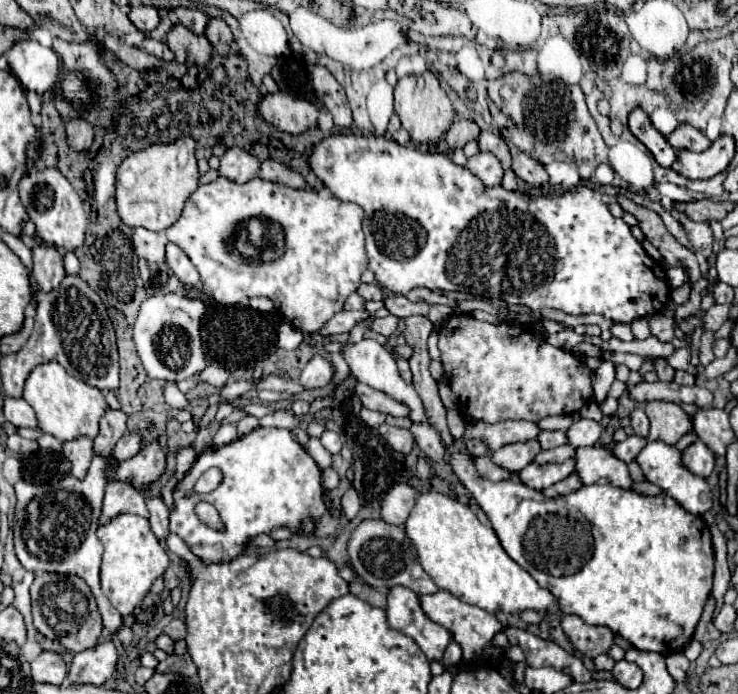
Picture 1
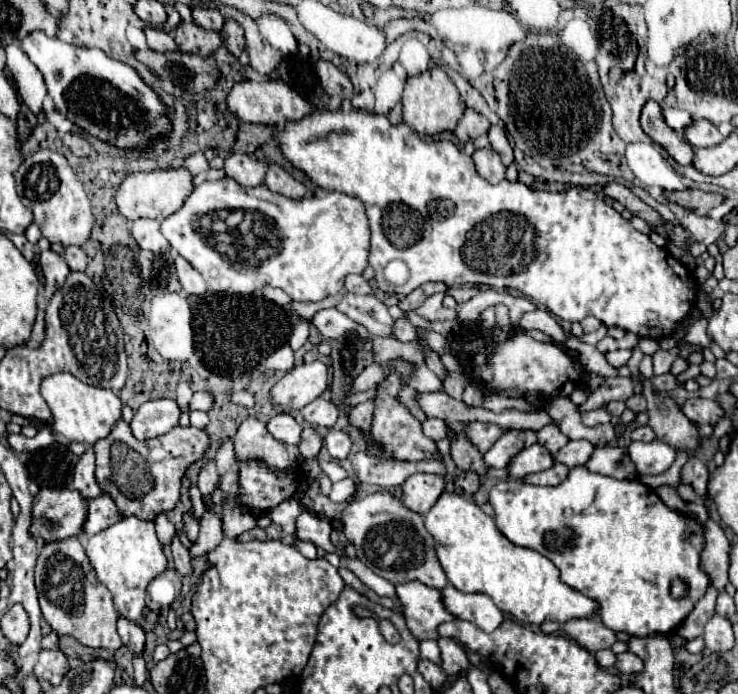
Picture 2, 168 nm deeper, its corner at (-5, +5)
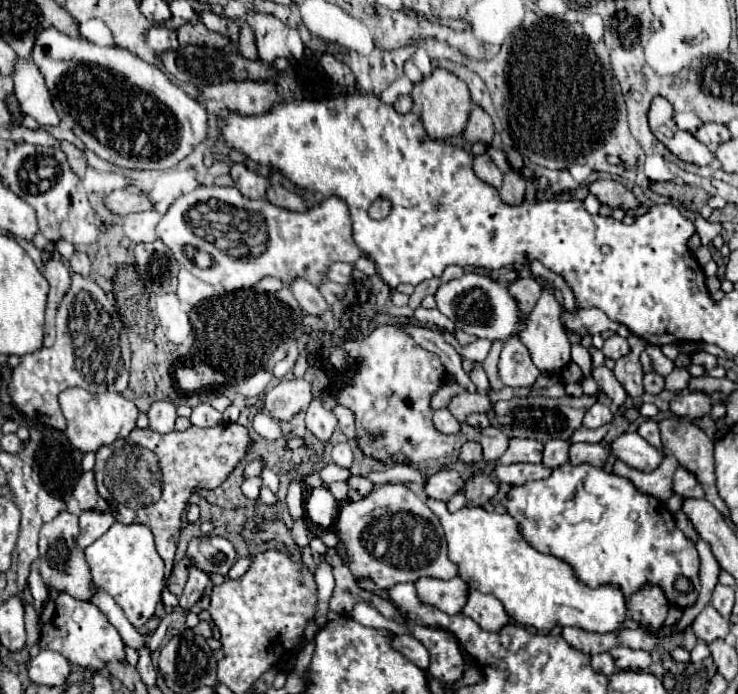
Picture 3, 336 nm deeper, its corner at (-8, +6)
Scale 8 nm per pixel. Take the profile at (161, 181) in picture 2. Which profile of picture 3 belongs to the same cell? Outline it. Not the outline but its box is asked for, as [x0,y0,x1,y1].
[107,189,157,215]

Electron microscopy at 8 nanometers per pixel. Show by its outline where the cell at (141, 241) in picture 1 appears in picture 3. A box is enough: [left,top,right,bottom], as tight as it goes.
[123,211,161,243]

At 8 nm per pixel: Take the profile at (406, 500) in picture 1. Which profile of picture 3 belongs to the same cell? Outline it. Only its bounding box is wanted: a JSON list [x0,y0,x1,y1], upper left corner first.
[425,469,467,501]

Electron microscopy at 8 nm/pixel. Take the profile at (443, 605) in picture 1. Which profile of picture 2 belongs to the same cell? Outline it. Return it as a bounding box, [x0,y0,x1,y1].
[442,584,504,632]

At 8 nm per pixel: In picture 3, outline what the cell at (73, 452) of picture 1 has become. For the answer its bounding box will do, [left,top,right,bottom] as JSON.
[73,471,109,511]

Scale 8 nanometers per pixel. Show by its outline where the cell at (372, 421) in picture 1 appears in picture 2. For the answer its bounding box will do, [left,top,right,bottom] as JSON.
[348,402,372,432]

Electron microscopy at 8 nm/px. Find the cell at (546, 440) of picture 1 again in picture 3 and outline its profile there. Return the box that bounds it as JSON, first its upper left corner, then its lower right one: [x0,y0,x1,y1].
[543,439,569,469]

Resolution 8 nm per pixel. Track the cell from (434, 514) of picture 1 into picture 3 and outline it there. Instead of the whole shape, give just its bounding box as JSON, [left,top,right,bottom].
[427,499,627,633]

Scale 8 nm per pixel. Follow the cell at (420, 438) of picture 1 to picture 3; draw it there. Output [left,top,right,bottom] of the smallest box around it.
[433,409,461,435]

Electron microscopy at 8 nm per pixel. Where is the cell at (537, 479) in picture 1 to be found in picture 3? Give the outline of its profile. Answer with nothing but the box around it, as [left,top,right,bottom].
[499,439,543,465]

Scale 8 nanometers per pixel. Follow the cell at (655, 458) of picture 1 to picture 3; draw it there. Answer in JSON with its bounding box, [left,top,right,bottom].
[611,433,665,471]

